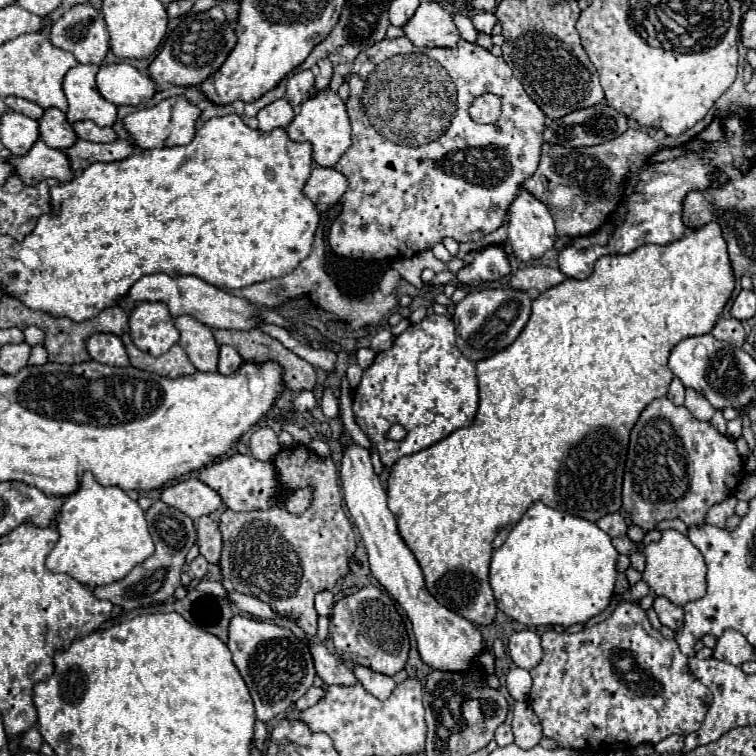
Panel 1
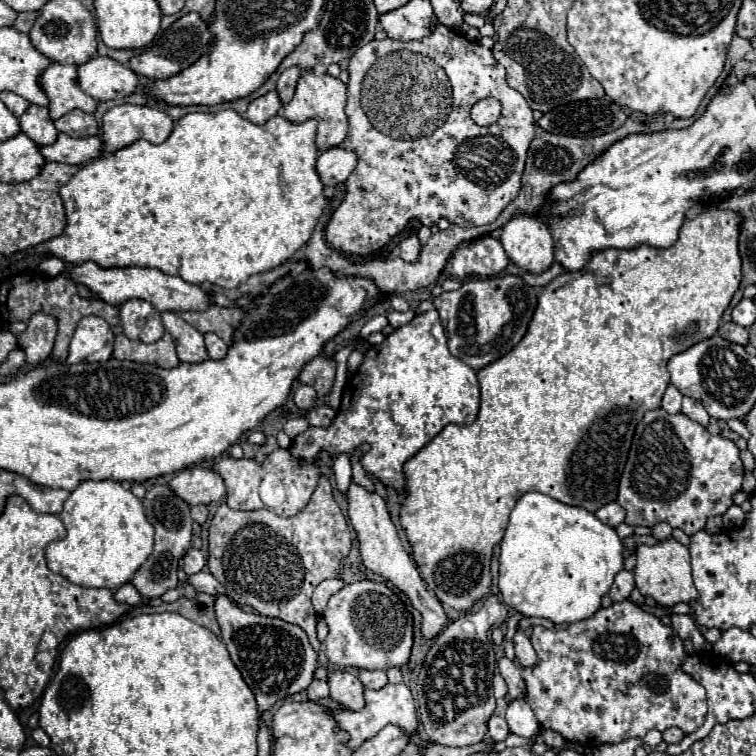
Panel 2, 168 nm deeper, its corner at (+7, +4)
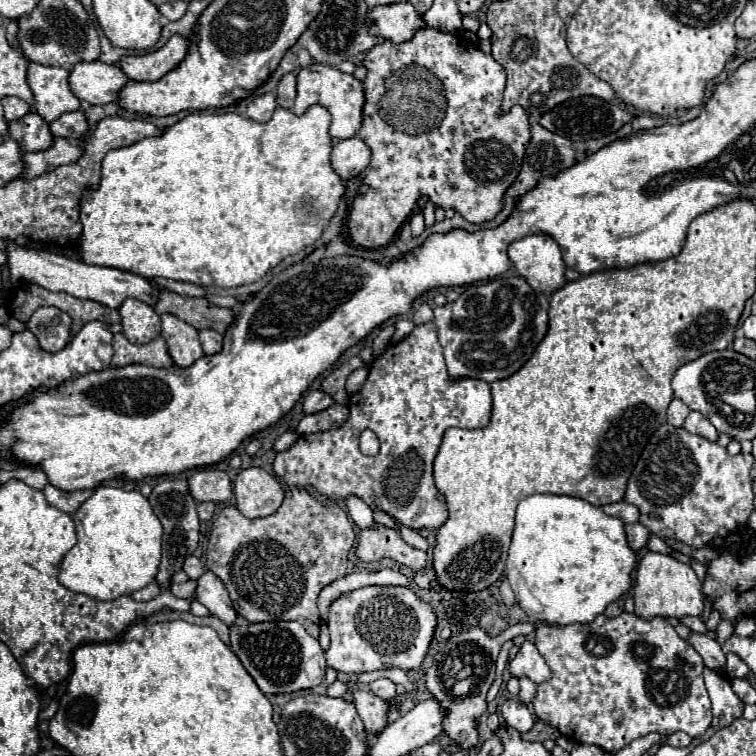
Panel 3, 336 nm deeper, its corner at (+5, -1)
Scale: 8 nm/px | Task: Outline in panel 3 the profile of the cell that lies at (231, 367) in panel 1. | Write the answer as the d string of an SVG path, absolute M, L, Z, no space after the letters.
M201 330L199 338L201 338L201 344L203 344L203 352L207 356L213 356L213 354L221 352L223 336L219 332L215 332L215 330Z

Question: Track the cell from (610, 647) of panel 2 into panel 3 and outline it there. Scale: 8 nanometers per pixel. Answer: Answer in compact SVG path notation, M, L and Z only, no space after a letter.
M621 612L615 618L597 616L591 624L569 624L537 628L537 650L549 664L553 676L537 686L533 698L533 712L539 720L553 724L563 736L581 744L595 744L605 752L615 752L627 742L659 732L671 736L673 732L687 732L691 738L703 736L711 726L711 700L703 684L703 658L687 640L681 640L673 626L657 616L645 620L637 614Z

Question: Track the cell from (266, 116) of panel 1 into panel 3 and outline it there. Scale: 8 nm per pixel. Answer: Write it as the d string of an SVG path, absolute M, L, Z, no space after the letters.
M269 92L269 94L263 94L263 96L257 96L249 102L247 106L247 116L255 122L269 122L273 112L277 108L277 102L275 102L275 92Z

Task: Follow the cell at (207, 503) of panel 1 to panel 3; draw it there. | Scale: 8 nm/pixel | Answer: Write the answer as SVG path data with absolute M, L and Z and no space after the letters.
M197 470L189 478L189 492L197 504L225 502L233 496L231 480L223 470Z

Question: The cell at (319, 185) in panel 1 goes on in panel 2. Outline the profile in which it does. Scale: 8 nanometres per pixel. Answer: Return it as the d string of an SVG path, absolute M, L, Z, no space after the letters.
M343 147L325 149L317 159L317 173L325 187L345 183L355 167L357 167L357 153Z

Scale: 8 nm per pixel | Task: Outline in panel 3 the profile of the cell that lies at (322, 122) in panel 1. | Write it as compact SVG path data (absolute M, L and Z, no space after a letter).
M311 64L307 68L301 68L301 72L297 76L297 98L295 98L295 106L291 108L291 112L297 116L303 116L307 112L307 108L313 104L327 108L329 114L333 116L331 128L329 128L331 138L345 140L345 138L353 138L361 126L363 102L365 102L363 84L359 80L355 80L351 74L343 74L337 68L331 68L327 64Z

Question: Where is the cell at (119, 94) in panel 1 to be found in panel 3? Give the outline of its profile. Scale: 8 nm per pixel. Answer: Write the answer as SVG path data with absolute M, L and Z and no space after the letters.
M101 60L79 62L69 76L69 86L79 100L101 106L117 102L127 82L127 74L117 64L105 64Z

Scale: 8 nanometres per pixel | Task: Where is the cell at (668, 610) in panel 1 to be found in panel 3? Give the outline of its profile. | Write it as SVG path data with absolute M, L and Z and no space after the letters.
M691 632L689 640L687 640L703 658L705 666L711 670L725 670L725 654L721 650L721 646L717 644L715 638L707 636L707 634L699 634L699 632Z

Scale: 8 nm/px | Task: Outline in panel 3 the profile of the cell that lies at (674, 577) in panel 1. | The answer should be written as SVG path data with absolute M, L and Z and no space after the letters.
M647 552L635 574L635 586L633 586L633 598L635 598L635 614L641 618L683 618L683 616L701 616L705 604L701 594L701 582L695 576L693 568L689 564L679 562L671 554L659 554L659 552Z

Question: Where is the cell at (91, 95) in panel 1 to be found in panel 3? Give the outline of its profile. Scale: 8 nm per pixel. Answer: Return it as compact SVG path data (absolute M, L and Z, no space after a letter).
M29 64L27 82L35 94L35 110L47 122L57 120L65 112L79 110L81 102L69 88L69 72L43 64Z

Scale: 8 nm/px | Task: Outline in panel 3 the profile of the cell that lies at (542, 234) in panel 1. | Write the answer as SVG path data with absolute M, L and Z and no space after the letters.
M529 234L511 242L509 260L533 290L555 292L565 284L561 248L547 234Z

